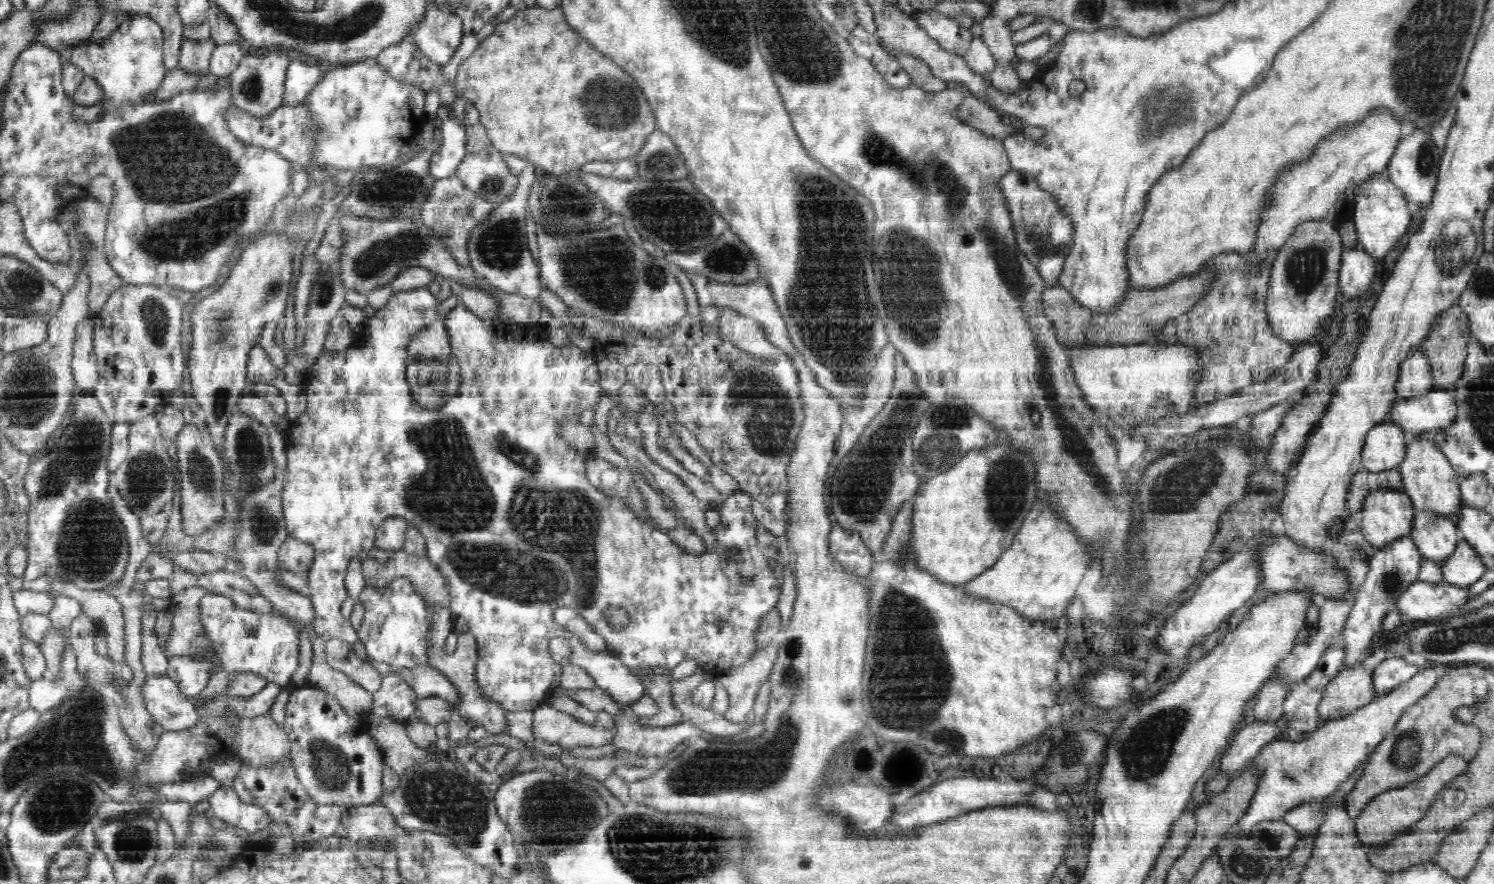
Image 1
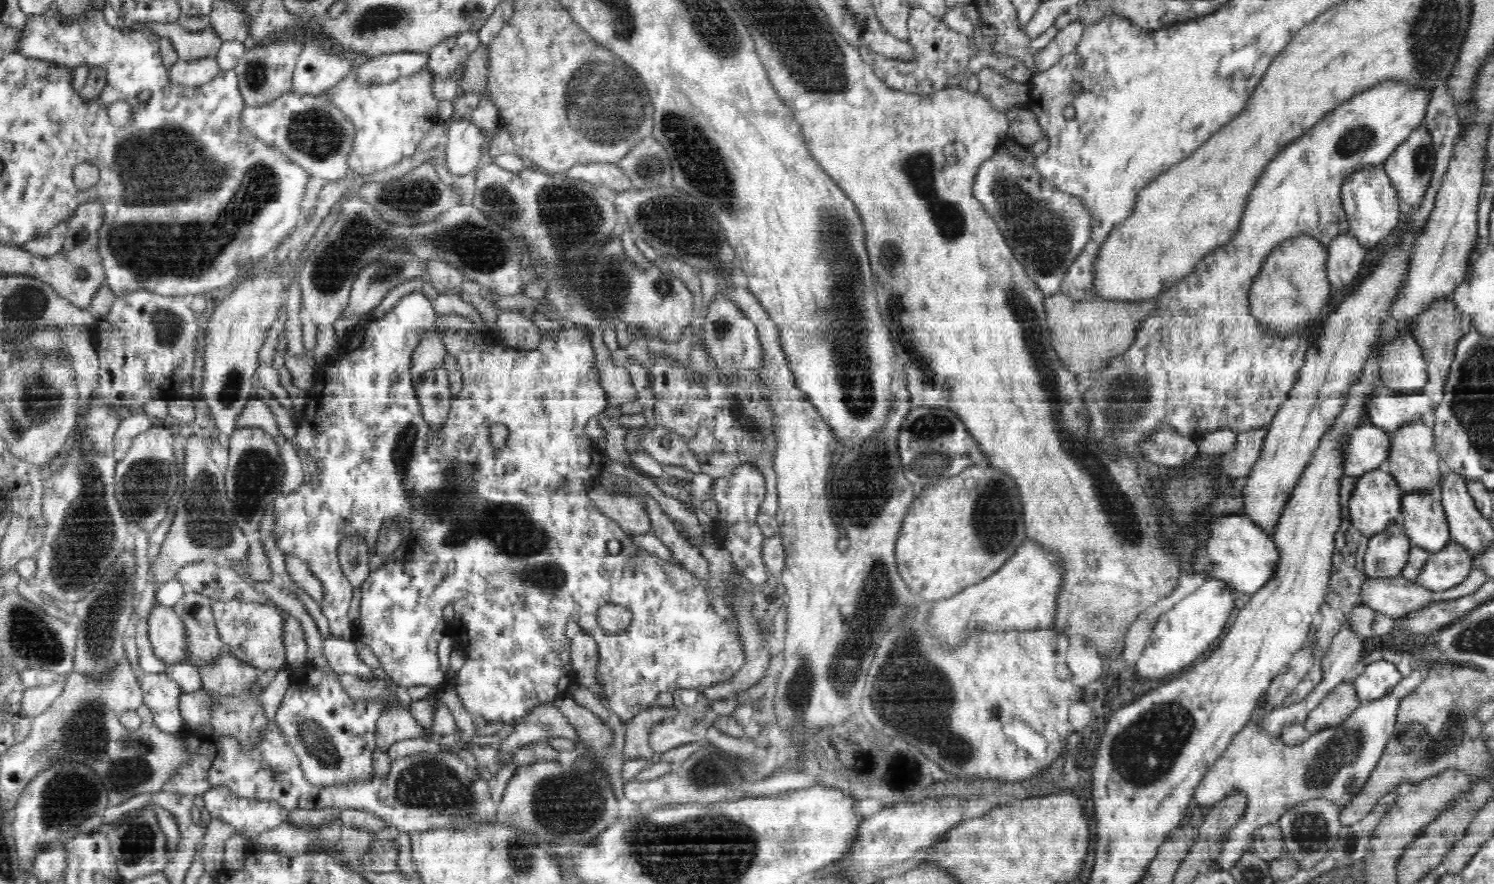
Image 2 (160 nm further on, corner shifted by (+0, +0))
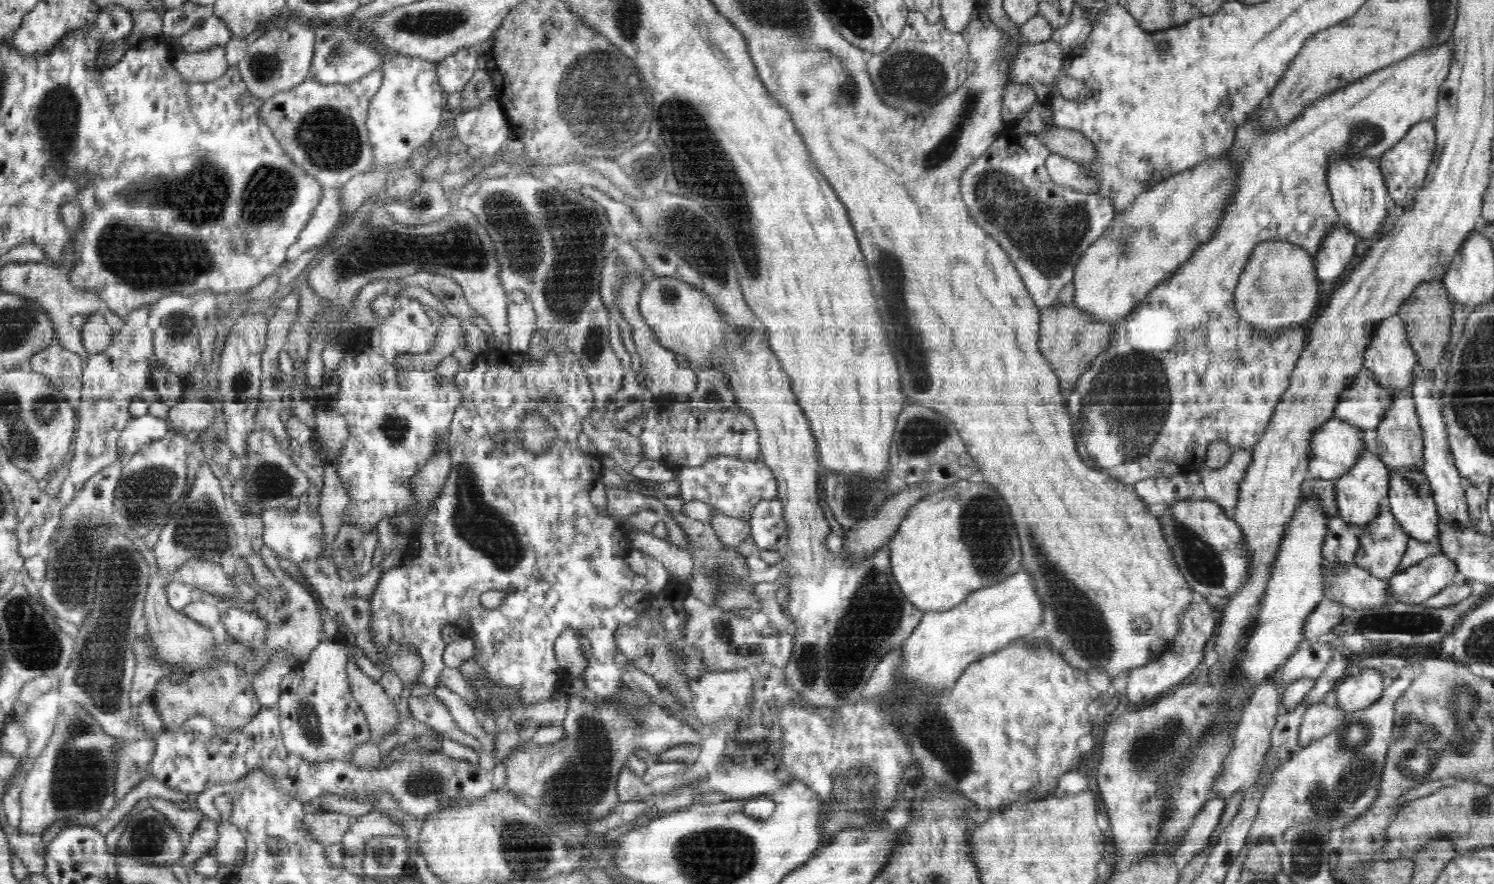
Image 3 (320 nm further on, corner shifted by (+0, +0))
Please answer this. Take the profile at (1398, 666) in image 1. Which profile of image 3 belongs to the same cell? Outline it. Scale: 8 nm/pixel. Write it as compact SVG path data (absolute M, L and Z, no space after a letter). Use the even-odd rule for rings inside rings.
M1364 669L1361 670L1358 676L1346 677L1342 683L1335 686L1336 701L1346 713L1363 710L1376 703L1376 700L1379 700L1385 688L1380 671L1376 671L1376 669Z

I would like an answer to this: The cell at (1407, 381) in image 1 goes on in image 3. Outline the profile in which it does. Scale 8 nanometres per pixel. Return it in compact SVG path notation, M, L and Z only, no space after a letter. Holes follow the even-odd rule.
M1397 314L1384 319L1379 324L1378 330L1374 332L1374 338L1372 338L1370 346L1366 348L1363 366L1374 373L1375 381L1382 388L1408 390L1414 383L1417 364L1417 356L1407 339L1404 320Z

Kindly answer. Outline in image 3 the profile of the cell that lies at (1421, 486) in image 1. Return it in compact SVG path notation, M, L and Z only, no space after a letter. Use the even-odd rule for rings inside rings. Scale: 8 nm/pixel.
M1396 390L1394 404L1386 412L1383 422L1376 428L1376 450L1380 461L1389 467L1390 472L1421 471L1424 468L1424 436L1414 399L1410 390Z

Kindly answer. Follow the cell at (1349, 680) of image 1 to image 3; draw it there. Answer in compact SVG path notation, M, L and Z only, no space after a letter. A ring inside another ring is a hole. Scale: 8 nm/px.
M1322 702L1310 706L1304 712L1299 730L1299 748L1306 748L1306 746L1314 743L1315 740L1334 732L1344 722L1346 714L1339 704L1328 706L1328 704Z

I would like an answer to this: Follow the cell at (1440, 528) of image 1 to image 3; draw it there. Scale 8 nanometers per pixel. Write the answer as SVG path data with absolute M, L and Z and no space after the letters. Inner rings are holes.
M1421 471L1392 472L1390 481L1391 490L1386 500L1403 531L1407 532L1412 539L1422 543L1435 542L1439 535L1439 524L1442 521L1439 518L1427 476Z

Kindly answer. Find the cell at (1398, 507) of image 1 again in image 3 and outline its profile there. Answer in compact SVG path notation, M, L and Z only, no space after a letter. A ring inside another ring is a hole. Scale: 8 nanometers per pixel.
M1365 446L1365 452L1359 460L1359 463L1348 474L1344 474L1335 479L1337 514L1353 526L1366 526L1372 520L1376 520L1380 516L1380 510L1382 510L1380 504L1383 500L1386 500L1391 490L1391 475L1392 472L1389 471L1389 467L1381 463L1372 452L1367 451L1367 447Z

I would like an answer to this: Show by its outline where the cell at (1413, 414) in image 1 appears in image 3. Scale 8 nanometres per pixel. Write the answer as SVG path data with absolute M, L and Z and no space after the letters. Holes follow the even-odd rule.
M1364 367L1358 372L1354 384L1340 394L1334 418L1359 428L1378 428L1392 404L1393 389L1382 388L1375 381L1374 373Z

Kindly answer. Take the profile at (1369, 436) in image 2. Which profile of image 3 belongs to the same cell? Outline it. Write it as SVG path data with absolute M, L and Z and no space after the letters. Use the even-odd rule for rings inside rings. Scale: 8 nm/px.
M1332 419L1313 433L1311 444L1311 464L1307 471L1307 478L1332 480L1348 474L1359 463L1365 452L1365 441L1362 430L1358 425L1350 425L1340 419Z

